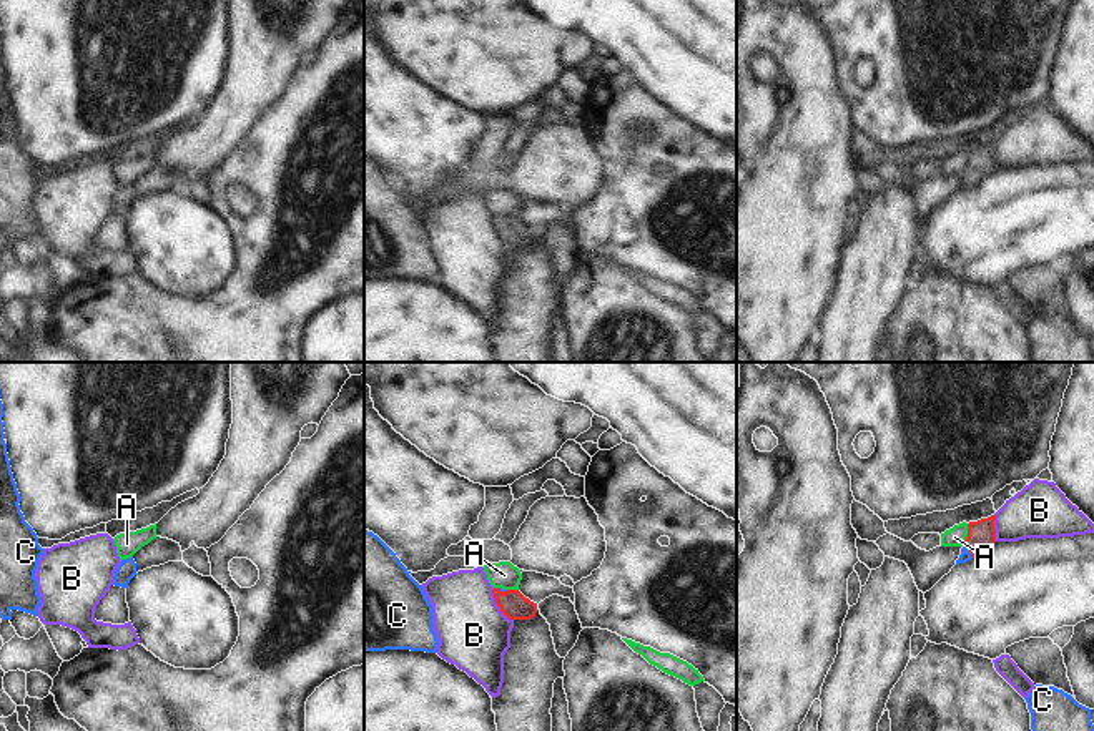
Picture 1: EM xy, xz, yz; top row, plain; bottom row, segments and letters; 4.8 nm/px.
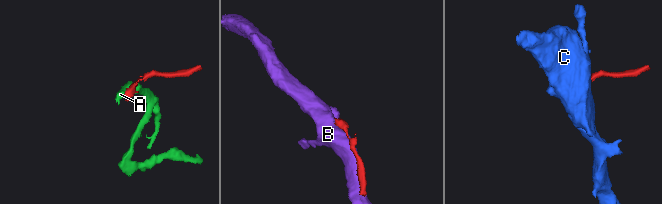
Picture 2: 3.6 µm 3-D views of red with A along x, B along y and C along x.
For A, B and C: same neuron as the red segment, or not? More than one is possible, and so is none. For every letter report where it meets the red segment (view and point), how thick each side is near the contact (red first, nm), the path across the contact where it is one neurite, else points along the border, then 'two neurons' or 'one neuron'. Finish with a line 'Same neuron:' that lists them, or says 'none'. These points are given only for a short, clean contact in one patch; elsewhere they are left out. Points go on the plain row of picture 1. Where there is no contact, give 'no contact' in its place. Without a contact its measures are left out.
A: yz (968, 163) | 140/100 nm | along yz (968, 152), (968, 161), (961, 173) | two neurons
B: xz (497, 233) | 140/340 nm | two neurons
C: yz (970, 180) | 140/50 nm | across yz (981, 161), (970, 180), (965, 183) | one neuron
Same neuron: C

